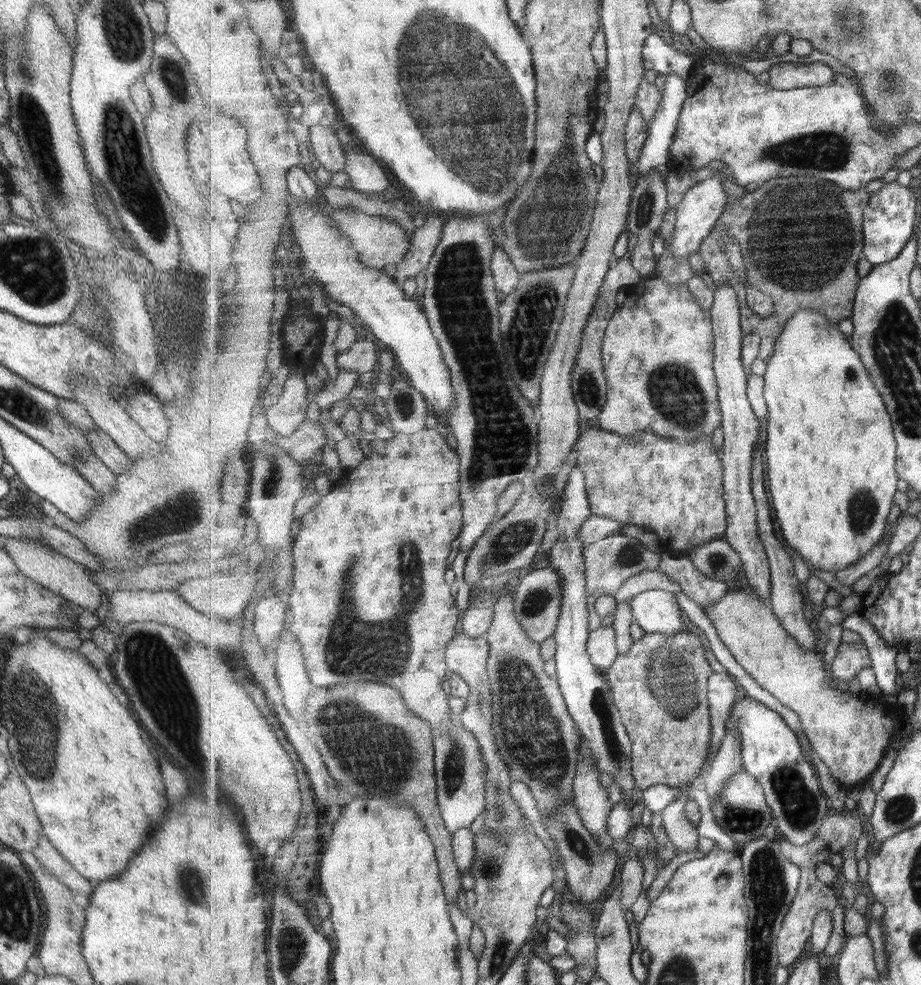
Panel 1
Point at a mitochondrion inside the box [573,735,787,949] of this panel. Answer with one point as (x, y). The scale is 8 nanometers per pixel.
(742, 820)

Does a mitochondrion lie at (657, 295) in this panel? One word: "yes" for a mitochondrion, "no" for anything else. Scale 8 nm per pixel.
no

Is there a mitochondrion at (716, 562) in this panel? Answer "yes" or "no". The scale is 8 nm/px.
yes

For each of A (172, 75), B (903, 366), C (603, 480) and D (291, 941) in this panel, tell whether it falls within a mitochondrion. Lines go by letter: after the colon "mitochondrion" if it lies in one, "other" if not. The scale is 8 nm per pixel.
A: mitochondrion
B: mitochondrion
C: other
D: mitochondrion

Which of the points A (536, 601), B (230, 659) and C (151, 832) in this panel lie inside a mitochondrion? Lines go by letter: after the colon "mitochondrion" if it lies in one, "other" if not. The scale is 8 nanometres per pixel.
A: mitochondrion
B: other
C: other

